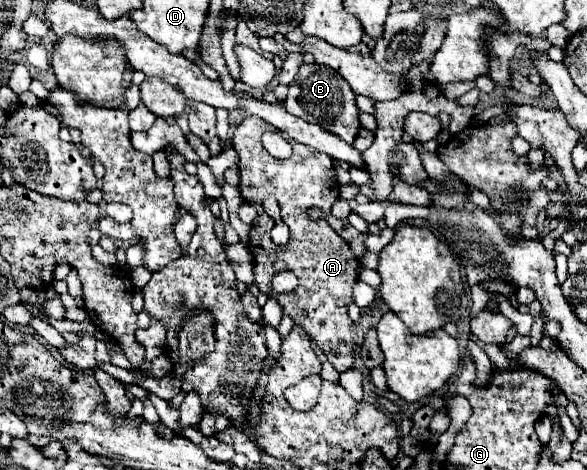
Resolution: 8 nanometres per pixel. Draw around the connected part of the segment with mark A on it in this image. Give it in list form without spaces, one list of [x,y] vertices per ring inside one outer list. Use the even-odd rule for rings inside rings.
[[[247,116],[233,134],[233,148],[239,154],[239,190],[243,198],[257,208],[257,218],[249,234],[249,250],[255,262],[255,286],[259,288],[259,292],[271,294],[271,278],[285,270],[293,272],[299,280],[297,288],[293,292],[277,294],[275,300],[281,304],[283,314],[291,316],[293,322],[299,324],[317,342],[333,368],[337,372],[345,372],[353,366],[357,348],[357,334],[347,314],[347,304],[353,302],[353,286],[359,278],[361,262],[349,248],[349,242],[345,242],[327,224],[327,220],[313,222],[307,216],[307,208],[311,204],[321,204],[324,214],[329,214],[339,196],[333,160],[287,135],[284,138],[292,146],[292,156],[287,160],[277,160],[269,156],[267,150],[261,146],[261,136],[265,130],[271,130],[271,124],[255,116]],[[265,196],[275,196],[281,202],[281,220],[291,230],[291,240],[287,246],[271,244],[269,230],[275,222],[261,208],[261,200]]]

